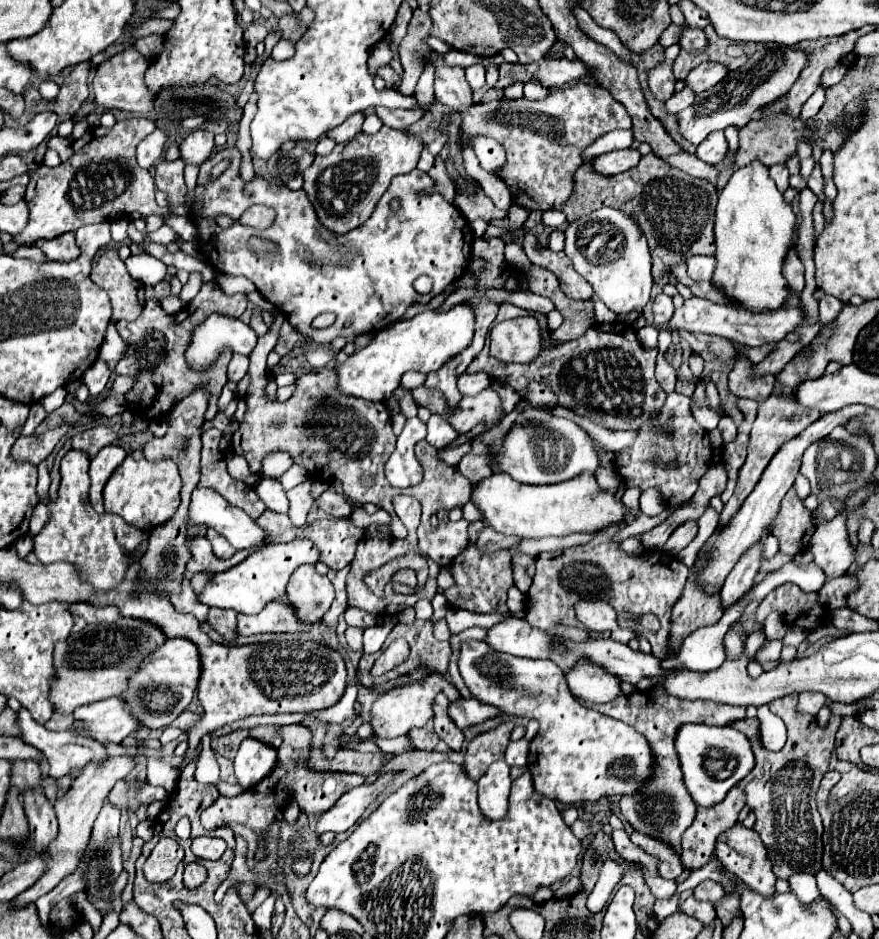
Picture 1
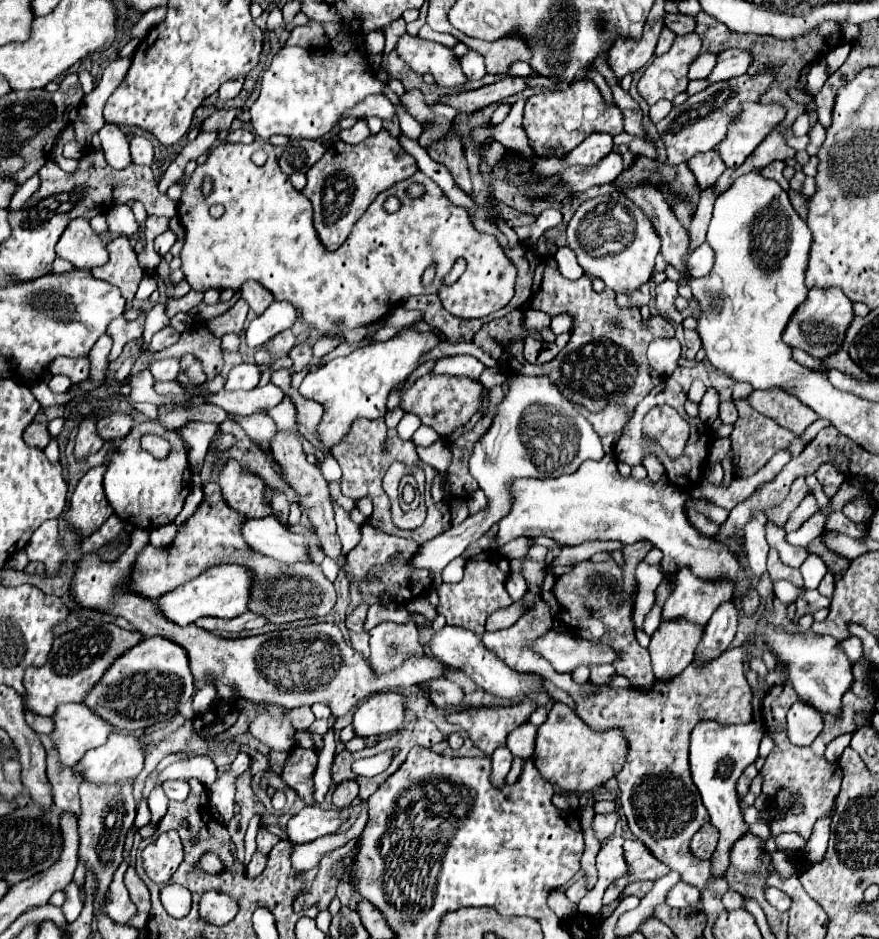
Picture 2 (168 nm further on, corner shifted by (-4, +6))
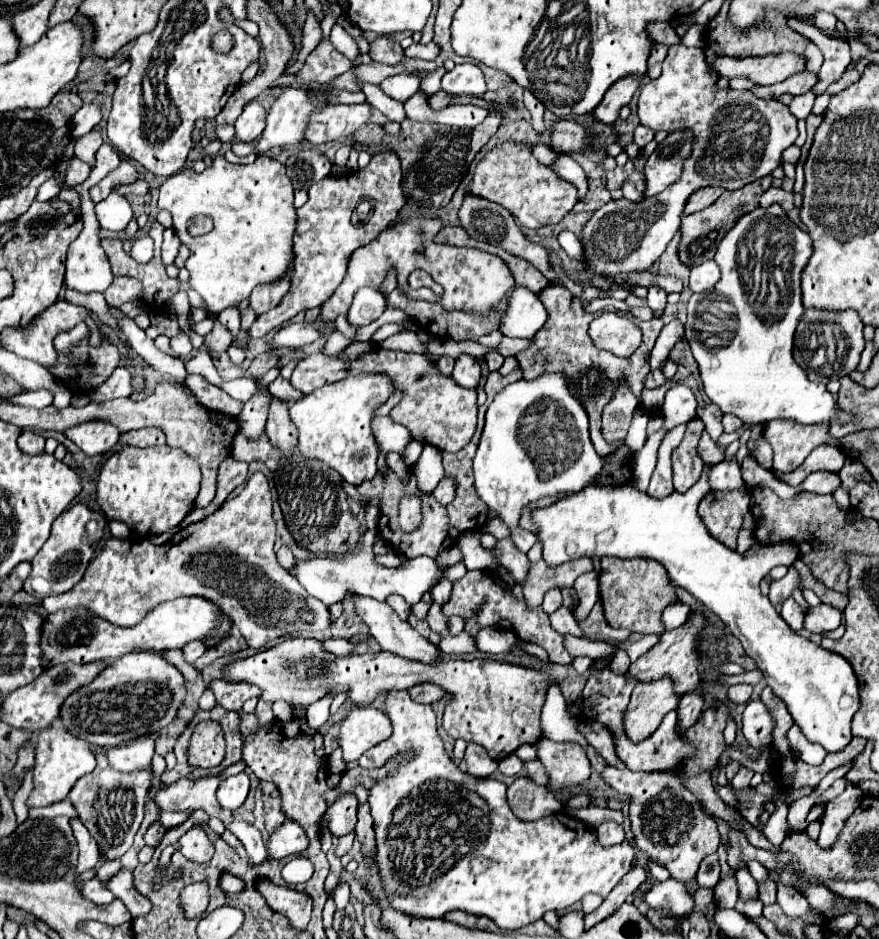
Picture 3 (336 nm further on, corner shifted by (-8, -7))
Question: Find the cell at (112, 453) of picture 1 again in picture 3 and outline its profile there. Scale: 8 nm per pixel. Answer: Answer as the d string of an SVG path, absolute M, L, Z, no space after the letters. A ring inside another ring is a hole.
M84 502L72 504L54 520L50 538L32 560L32 572L24 580L24 590L38 600L70 590L86 572L86 566L94 558L106 530L108 530L108 518L102 512L92 510Z

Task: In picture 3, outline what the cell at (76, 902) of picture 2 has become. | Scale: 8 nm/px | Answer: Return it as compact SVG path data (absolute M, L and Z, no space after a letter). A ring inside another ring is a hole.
M90 878L82 884L80 890L82 896L88 896L88 900L96 902L96 904L110 904L114 900L114 896L110 894L110 890L106 886L102 886L102 882L98 878Z

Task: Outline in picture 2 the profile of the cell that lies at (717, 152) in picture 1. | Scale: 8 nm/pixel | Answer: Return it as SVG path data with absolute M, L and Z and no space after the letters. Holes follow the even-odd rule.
M712 149L706 153L698 153L688 161L688 169L692 171L692 175L696 177L696 183L700 189L706 189L710 185L716 183L716 179L722 175L722 171L726 169L720 155Z

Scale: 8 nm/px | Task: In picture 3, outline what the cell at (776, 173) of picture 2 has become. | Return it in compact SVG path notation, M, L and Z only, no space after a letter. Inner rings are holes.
M770 188L770 190L766 190L764 194L762 194L762 198L760 198L760 206L770 206L770 204L780 204L784 210L792 210L794 208L794 202L792 202L792 194L790 192L786 192L786 190L782 190L782 188Z

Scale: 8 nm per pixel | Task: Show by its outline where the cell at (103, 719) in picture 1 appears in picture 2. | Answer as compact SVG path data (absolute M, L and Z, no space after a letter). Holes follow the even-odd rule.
M82 703L58 705L52 719L54 729L50 737L62 767L76 767L86 751L104 745L114 731L112 725L94 715Z

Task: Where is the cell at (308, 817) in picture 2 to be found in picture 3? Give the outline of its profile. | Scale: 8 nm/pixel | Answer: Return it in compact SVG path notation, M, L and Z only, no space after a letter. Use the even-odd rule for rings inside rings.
M284 822L274 834L270 834L268 856L274 860L300 854L308 848L306 830L296 822Z

